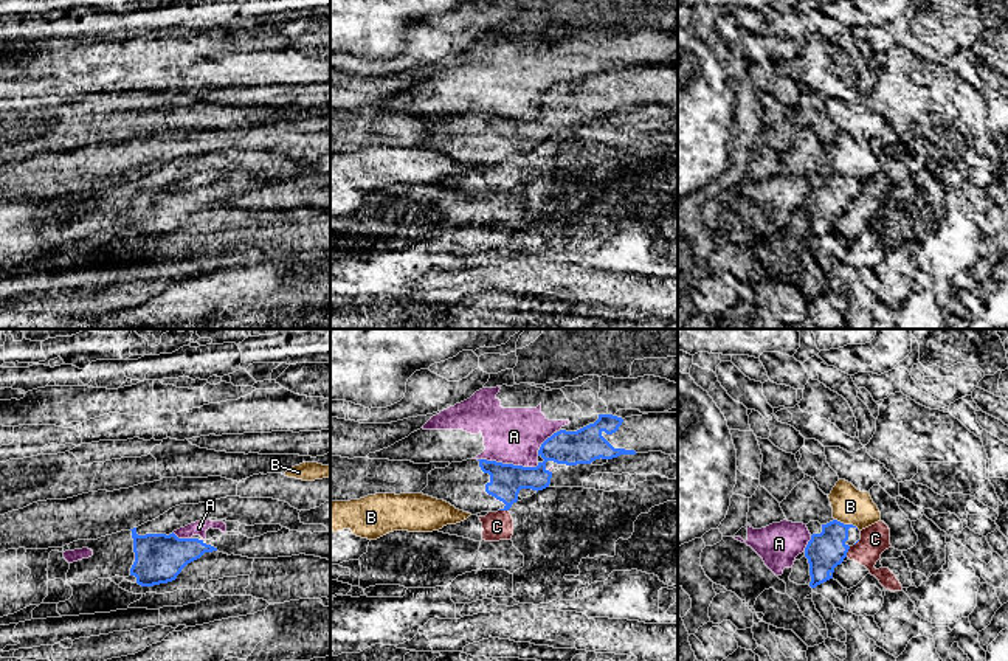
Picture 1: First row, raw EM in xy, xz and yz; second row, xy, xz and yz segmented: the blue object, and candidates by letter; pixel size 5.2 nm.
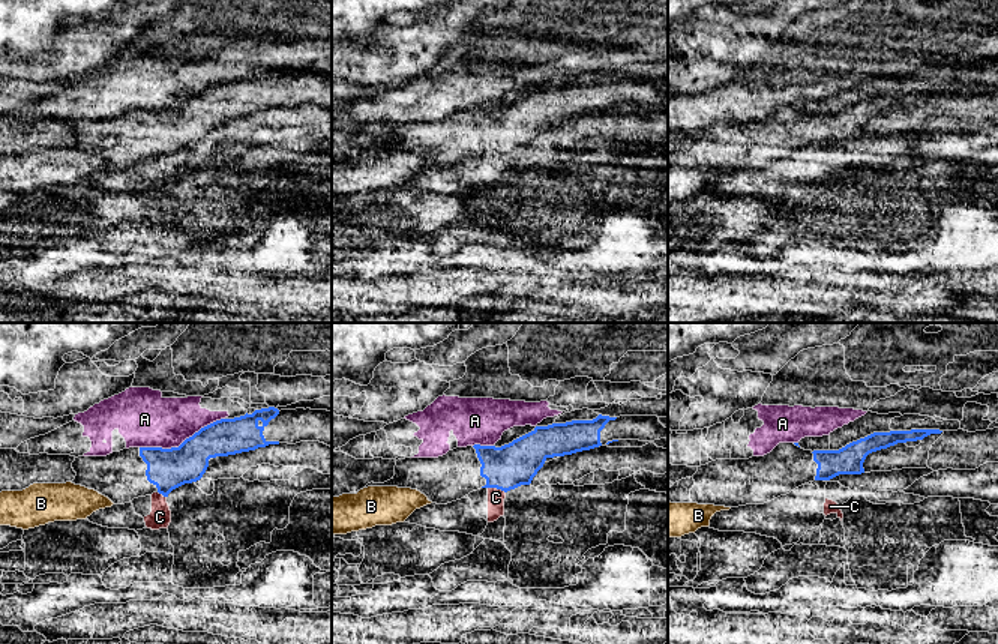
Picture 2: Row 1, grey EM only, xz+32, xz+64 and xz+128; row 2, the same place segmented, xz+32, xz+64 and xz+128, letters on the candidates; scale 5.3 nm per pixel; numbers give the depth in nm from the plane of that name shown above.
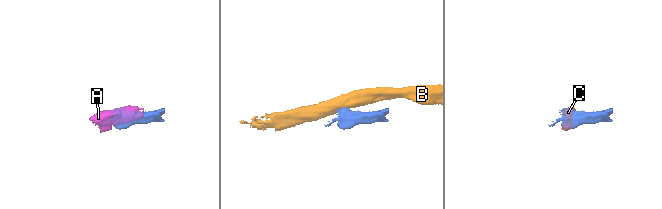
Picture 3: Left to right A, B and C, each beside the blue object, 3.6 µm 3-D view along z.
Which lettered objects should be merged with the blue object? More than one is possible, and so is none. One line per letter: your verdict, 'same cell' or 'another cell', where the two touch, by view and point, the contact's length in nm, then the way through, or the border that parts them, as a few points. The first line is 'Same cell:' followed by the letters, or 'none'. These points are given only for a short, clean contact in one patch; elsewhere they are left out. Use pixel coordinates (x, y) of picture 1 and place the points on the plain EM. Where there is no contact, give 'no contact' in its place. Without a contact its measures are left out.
Same cell: none
A: another cell; contact xz (509, 117); length 320 nm
B: another cell; contact yz (847, 177); length 140 nm; border yz (835, 171), (858, 180)
C: another cell; contact yz (847, 204); length 60 nm; border yz (850, 199), (845, 208)

